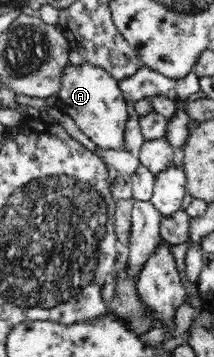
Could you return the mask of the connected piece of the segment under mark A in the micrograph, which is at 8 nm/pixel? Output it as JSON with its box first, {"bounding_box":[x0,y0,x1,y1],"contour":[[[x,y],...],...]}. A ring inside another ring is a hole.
{"bounding_box":[58,61,127,150],"contour":[[[83,61],[81,65],[69,63],[61,71],[58,99],[59,111],[75,120],[79,129],[98,147],[123,150],[123,135],[127,124],[127,102],[121,98],[121,90],[115,79],[103,68]]]}

